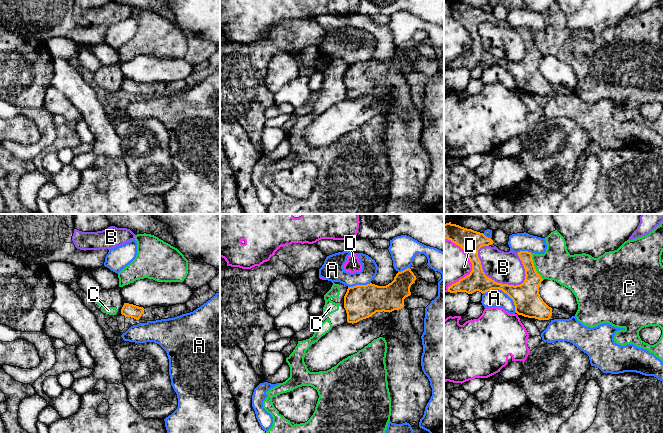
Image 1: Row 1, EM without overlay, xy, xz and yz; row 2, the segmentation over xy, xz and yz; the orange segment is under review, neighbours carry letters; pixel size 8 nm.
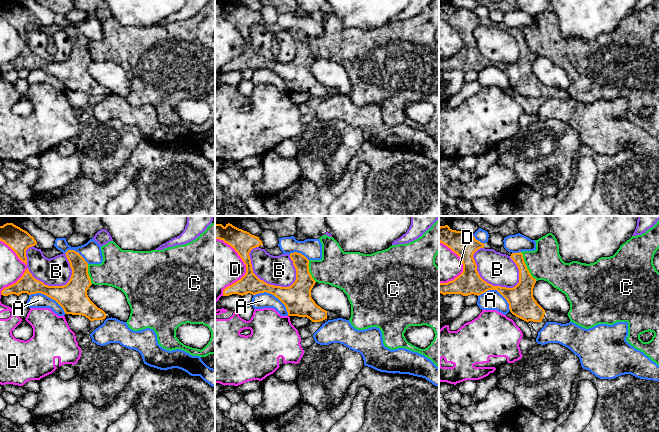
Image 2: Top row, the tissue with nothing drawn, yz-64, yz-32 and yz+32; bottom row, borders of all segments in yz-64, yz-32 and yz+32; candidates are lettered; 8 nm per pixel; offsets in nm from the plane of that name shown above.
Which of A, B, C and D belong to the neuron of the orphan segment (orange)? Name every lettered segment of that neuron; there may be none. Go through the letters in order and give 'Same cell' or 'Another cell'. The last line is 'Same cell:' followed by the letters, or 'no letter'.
A: Another cell
B: Another cell
C: Another cell
D: Another cell
Same cell: no letter

